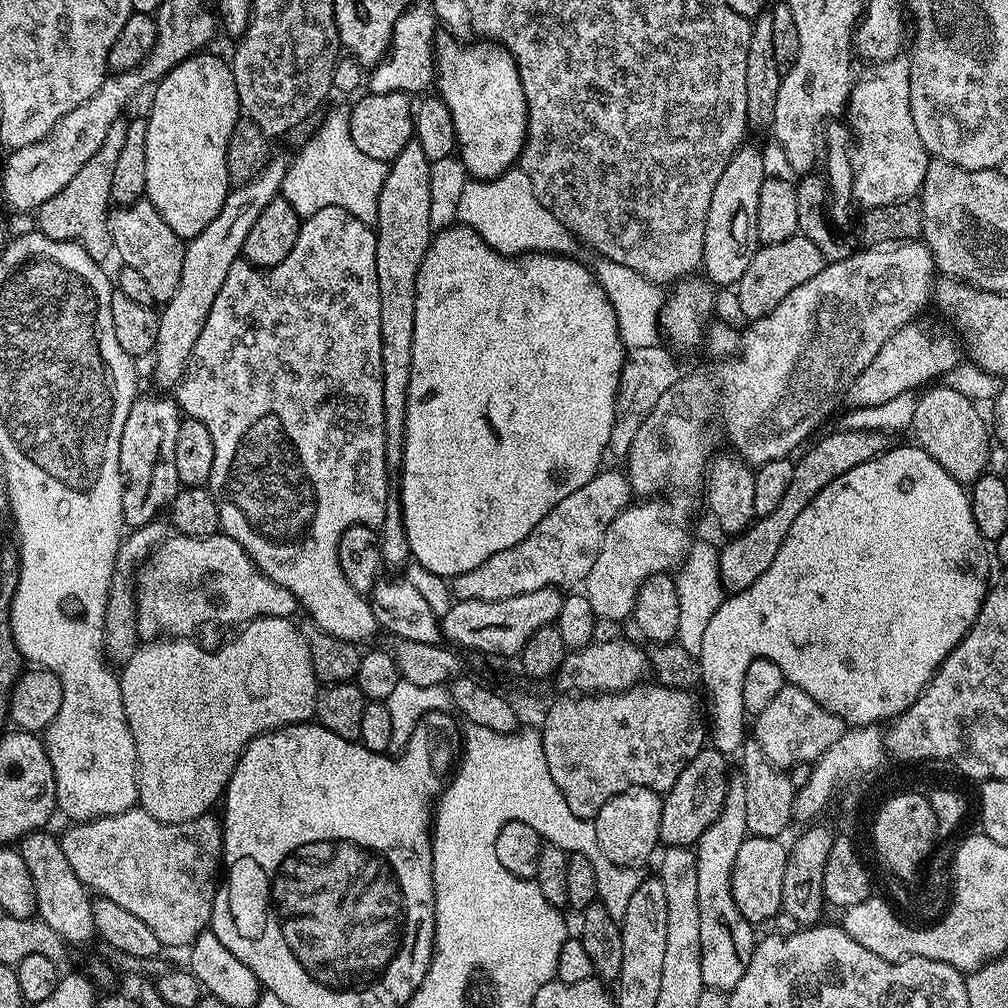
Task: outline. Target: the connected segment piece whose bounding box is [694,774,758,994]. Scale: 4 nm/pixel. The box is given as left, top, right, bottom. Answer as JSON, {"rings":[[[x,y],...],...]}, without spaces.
{"rings":[[[736,774],[728,781],[726,802],[718,814],[718,818],[702,834],[700,841],[694,845],[698,868],[698,911],[701,922],[701,982],[705,989],[714,992],[731,992],[738,982],[742,982],[742,974],[746,974],[746,966],[750,966],[750,958],[758,943],[754,926],[738,910],[738,902],[734,902],[732,893],[732,875],[734,860],[738,858],[738,850],[750,833],[746,826],[746,786],[743,775]]]}

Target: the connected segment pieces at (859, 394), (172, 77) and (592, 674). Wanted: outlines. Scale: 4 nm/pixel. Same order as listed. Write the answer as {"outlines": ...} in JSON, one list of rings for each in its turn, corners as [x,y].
{"outlines":[[[[913,322],[899,328],[885,342],[882,350],[878,350],[874,362],[870,362],[870,366],[866,366],[866,370],[852,380],[846,393],[846,400],[849,400],[852,408],[878,406],[882,402],[890,402],[890,398],[898,398],[898,394],[923,389],[962,363],[962,344],[959,339],[956,341],[948,332],[931,332],[918,325]]],[[[208,54],[189,56],[187,60],[183,60],[181,64],[171,68],[160,79],[160,83],[155,85],[153,92],[156,93],[152,96],[152,109],[146,113],[148,129],[146,130],[146,190],[144,196],[154,206],[154,210],[158,210],[158,214],[162,214],[166,226],[170,226],[170,230],[174,230],[174,234],[178,234],[181,240],[185,242],[193,240],[198,234],[202,234],[202,230],[206,230],[206,226],[210,226],[210,222],[214,222],[214,214],[218,214],[218,210],[222,210],[222,202],[226,202],[230,191],[230,181],[226,170],[226,146],[230,142],[230,134],[234,130],[234,126],[242,119],[240,99],[238,98],[238,90],[234,86],[231,63],[225,57],[223,60],[220,56],[204,55]]],[[[621,638],[614,642],[593,642],[584,648],[569,651],[560,663],[554,680],[555,683],[560,683],[564,687],[563,691],[568,694],[625,692],[628,688],[637,687],[645,679],[649,668],[647,651],[631,644],[627,638]]]]}

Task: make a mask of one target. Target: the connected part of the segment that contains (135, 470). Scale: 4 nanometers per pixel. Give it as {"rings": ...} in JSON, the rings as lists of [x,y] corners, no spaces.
{"rings":[[[156,394],[160,396],[144,396],[141,395],[130,406],[130,414],[126,414],[126,426],[122,426],[122,438],[120,439],[120,476],[124,479],[124,489],[122,490],[122,514],[124,515],[125,525],[129,529],[140,528],[143,524],[148,524],[150,521],[157,519],[161,515],[160,511],[167,509],[175,498],[176,493],[180,491],[182,485],[178,478],[178,470],[174,467],[174,445],[178,442],[178,426],[182,419],[180,405],[175,399],[168,394]]]}

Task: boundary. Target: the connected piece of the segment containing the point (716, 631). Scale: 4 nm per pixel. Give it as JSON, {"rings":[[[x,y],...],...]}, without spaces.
{"rings":[[[889,447],[881,456],[862,462],[846,474],[834,478],[834,482],[830,482],[830,486],[820,491],[810,506],[798,514],[794,526],[790,526],[790,534],[786,534],[786,542],[782,542],[766,574],[762,574],[754,586],[746,586],[746,590],[729,595],[718,606],[718,610],[714,610],[714,618],[710,618],[706,635],[702,637],[702,654],[698,658],[700,684],[710,695],[735,697],[739,694],[746,666],[755,660],[774,662],[774,666],[782,670],[787,683],[806,690],[814,702],[842,718],[848,726],[876,726],[881,723],[879,720],[895,721],[900,713],[905,712],[924,693],[942,661],[958,647],[978,618],[984,595],[990,587],[990,548],[974,523],[972,502],[965,485],[959,484],[949,472],[942,470],[942,466],[938,466],[938,462],[934,462],[934,458],[930,458],[930,454],[926,454],[923,448],[911,447]]]}

